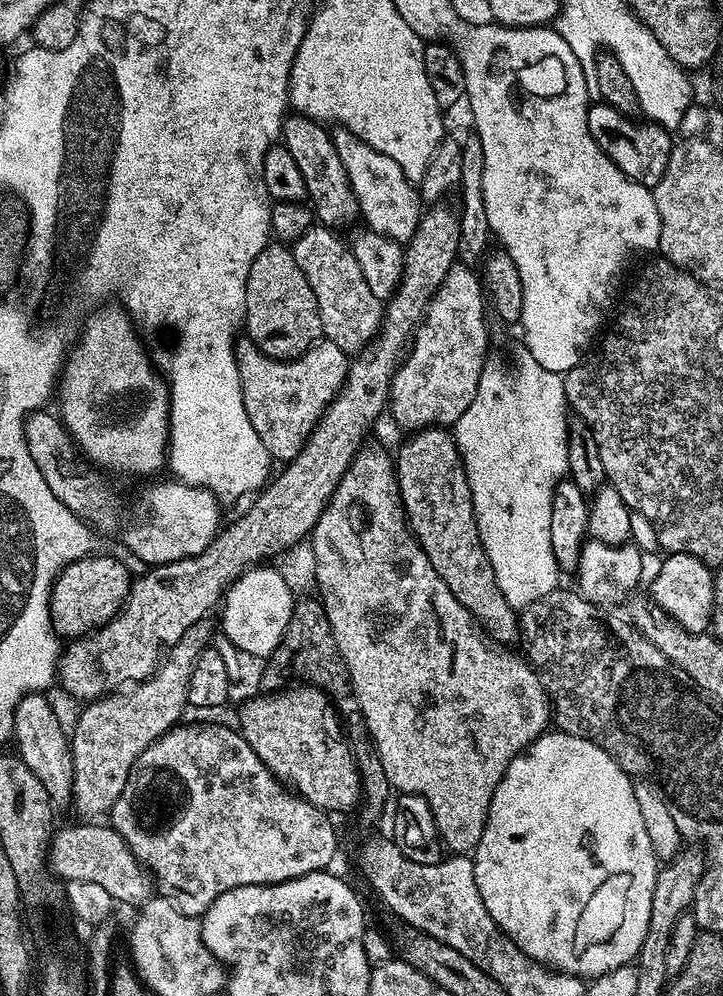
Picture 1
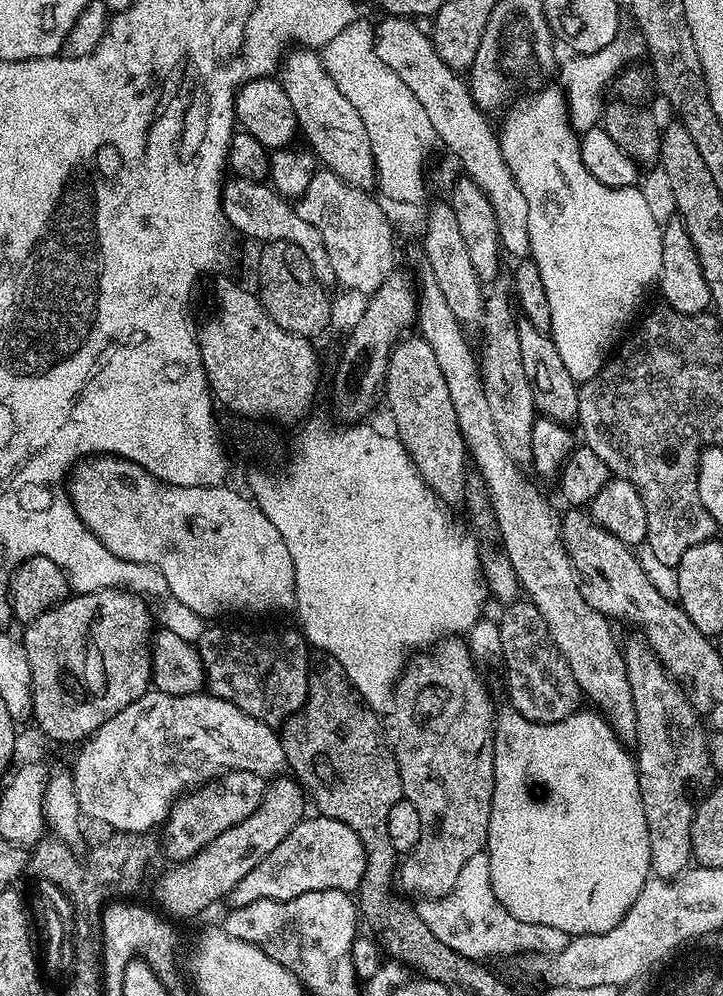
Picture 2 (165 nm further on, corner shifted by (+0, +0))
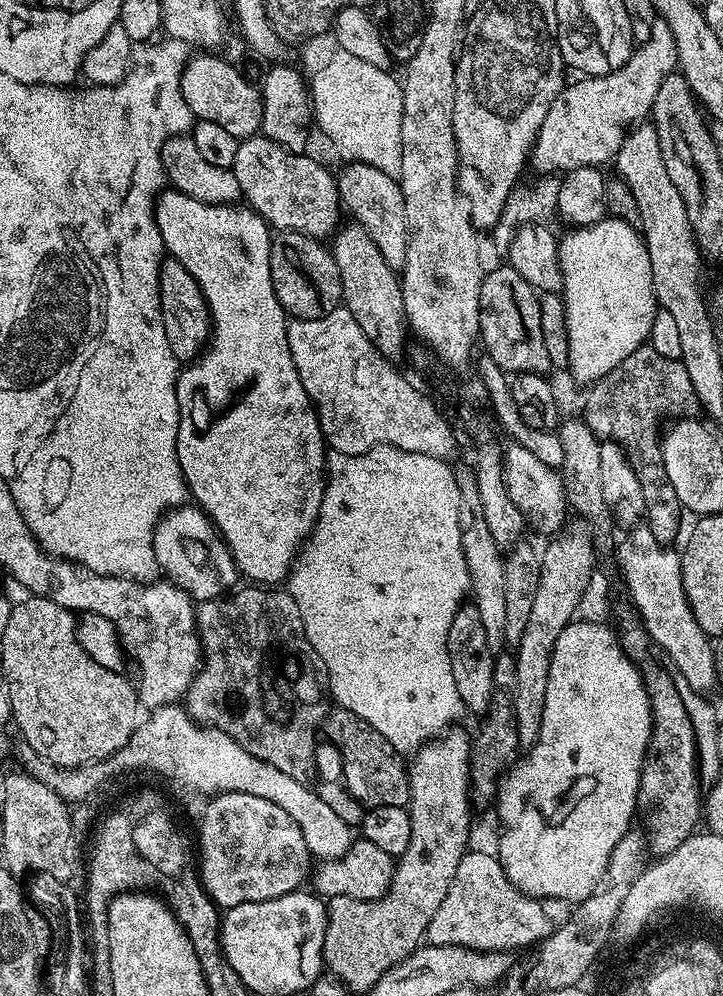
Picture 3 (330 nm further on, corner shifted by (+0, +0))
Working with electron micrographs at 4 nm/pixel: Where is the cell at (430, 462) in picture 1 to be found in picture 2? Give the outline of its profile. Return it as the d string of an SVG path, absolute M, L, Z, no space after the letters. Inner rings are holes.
M413 334L405 338L397 339L396 345L392 347L391 354L388 355L388 369L384 375L384 383L382 385L382 396L388 399L388 408L392 411L392 424L394 434L402 442L402 446L406 446L406 450L410 454L410 458L414 462L414 466L418 470L418 474L426 482L426 486L430 486L432 491L444 501L445 505L453 506L465 499L466 483L464 484L464 458L466 462L466 447L464 444L464 435L460 432L458 426L458 418L454 414L454 402L450 402L450 390L446 390L446 378L442 378L442 366L438 366L438 358L434 358L434 350L430 350L430 342L426 342L424 337L419 334Z

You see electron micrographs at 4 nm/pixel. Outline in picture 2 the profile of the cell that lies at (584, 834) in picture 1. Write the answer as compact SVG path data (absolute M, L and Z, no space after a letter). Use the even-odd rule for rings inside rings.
M511 706L501 707L497 711L492 741L492 805L488 819L488 843L486 851L490 858L490 882L498 902L506 906L514 918L522 918L522 922L534 922L542 926L554 926L554 930L562 930L569 938L574 936L589 936L602 934L618 922L634 906L634 898L642 890L642 886L650 878L650 834L646 830L646 814L642 810L642 794L636 777L636 762L631 751L628 752L616 731L611 728L599 711L584 712L577 710L564 720L553 724L535 724L522 714L518 714Z

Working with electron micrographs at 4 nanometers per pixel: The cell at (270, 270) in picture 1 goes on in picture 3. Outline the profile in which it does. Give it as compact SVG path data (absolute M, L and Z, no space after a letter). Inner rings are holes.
M280 230L272 237L270 270L274 294L289 317L297 320L317 320L341 307L344 299L340 271L336 260L319 239L301 232Z

